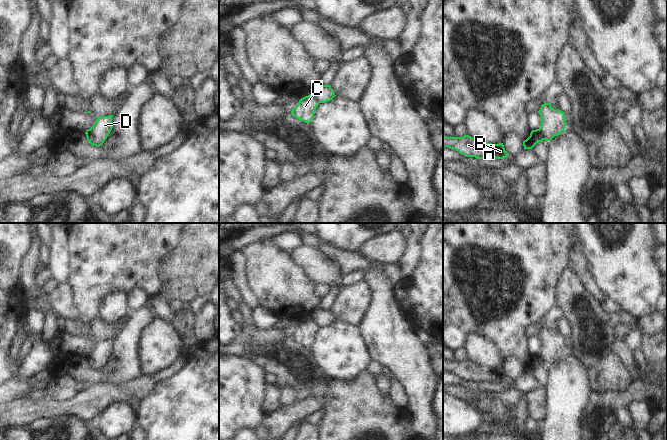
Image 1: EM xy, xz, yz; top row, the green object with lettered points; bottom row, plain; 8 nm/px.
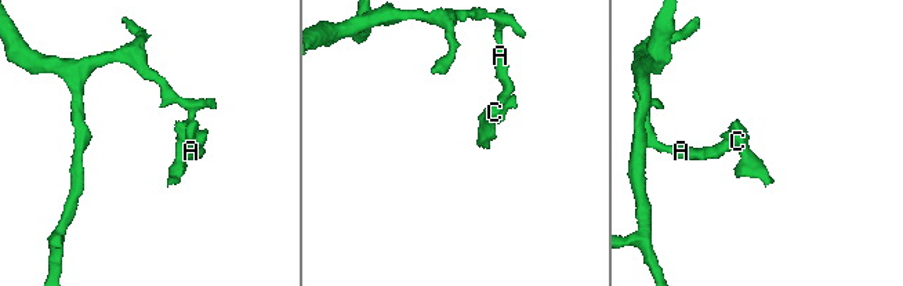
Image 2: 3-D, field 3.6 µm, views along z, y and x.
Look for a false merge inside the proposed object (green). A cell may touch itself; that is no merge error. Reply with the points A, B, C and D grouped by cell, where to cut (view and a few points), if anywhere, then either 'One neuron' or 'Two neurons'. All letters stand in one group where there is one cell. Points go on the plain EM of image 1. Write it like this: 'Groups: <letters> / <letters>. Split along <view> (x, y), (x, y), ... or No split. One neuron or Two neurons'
Groups: A B D / C. Split along yz (538, 353), (545, 363). Two neurons.

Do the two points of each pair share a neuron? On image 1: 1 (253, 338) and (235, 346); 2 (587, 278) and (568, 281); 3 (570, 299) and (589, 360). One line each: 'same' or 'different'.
1: same
2: different
3: same

